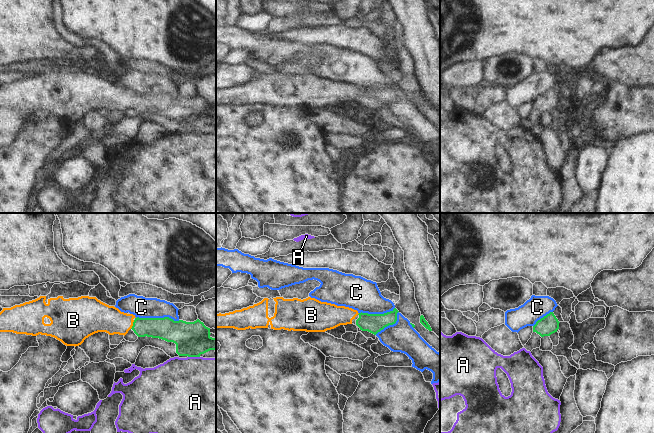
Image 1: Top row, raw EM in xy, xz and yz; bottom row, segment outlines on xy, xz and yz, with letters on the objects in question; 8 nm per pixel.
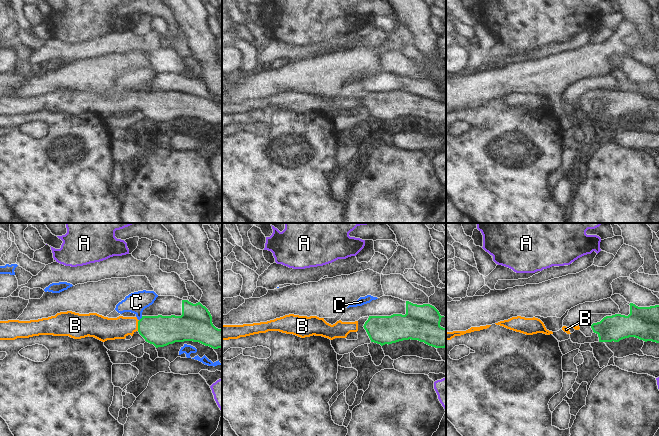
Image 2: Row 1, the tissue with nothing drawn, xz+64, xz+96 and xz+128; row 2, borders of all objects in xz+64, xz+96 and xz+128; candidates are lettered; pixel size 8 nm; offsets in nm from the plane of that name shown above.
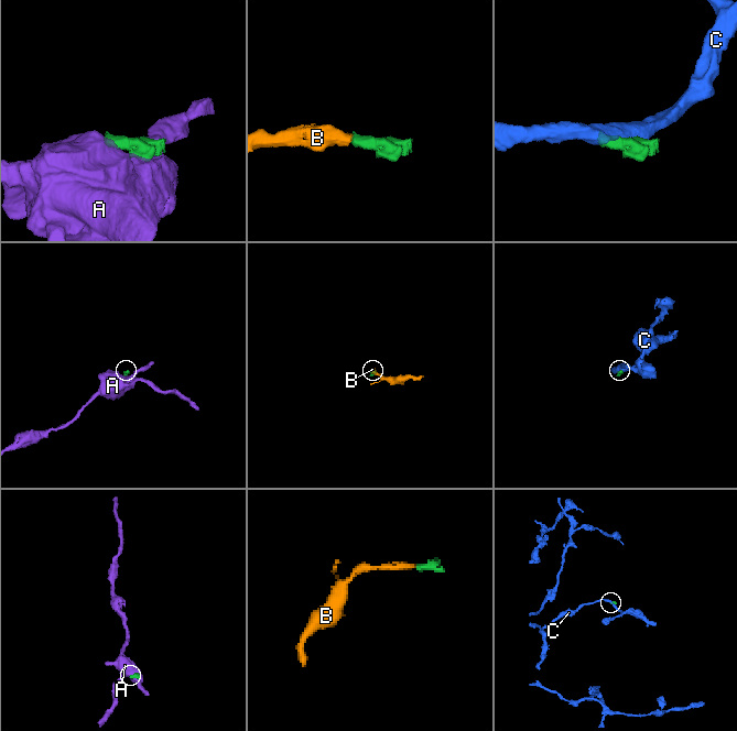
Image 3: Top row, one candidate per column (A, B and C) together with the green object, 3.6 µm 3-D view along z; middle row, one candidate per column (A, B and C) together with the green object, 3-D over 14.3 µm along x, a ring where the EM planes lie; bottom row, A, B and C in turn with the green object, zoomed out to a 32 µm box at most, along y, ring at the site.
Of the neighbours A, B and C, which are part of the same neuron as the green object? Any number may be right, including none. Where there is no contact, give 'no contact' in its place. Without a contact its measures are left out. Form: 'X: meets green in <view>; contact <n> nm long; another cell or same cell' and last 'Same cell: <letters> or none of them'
A: meets green in xy; contact 100 nm long; another cell
B: meets green in xy; contact 80 nm long; same cell
C: meets green in xy; contact 360 nm long; another cell
Same cell: B

